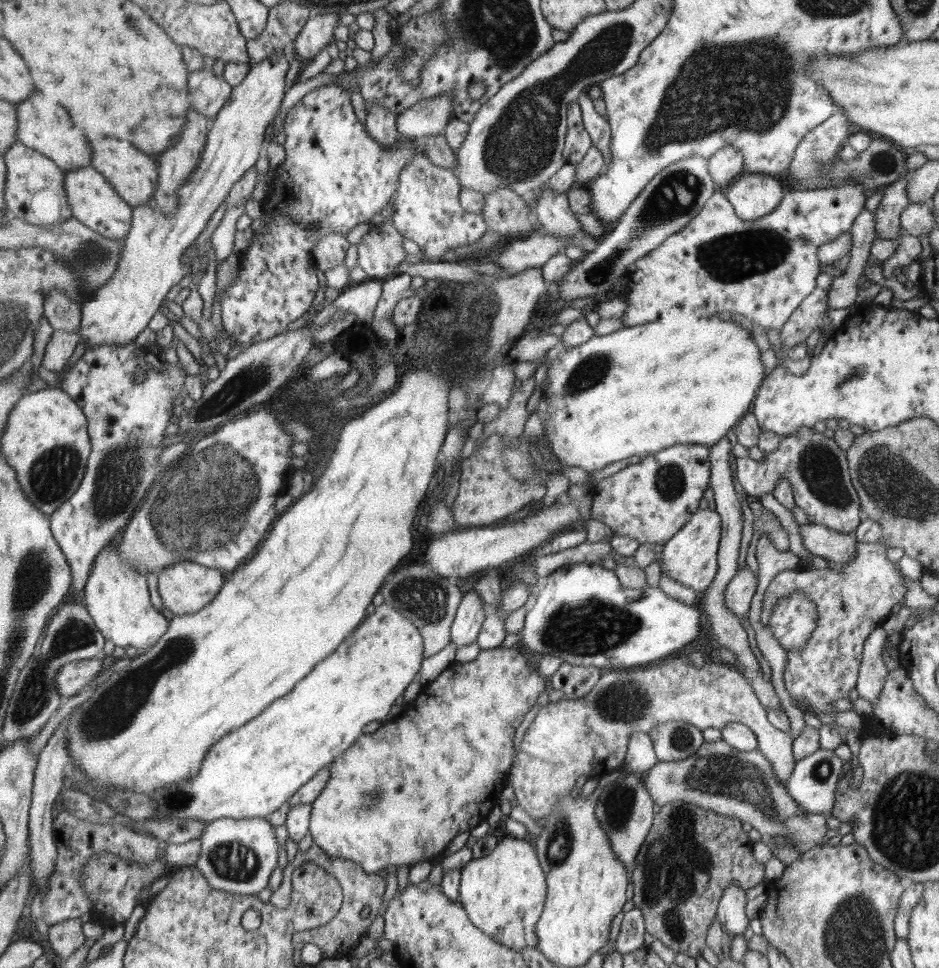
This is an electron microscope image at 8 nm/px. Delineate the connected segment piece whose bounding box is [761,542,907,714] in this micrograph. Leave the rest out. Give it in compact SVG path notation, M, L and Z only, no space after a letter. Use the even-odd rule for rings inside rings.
M857 542L857 555L851 562L842 564L844 571L815 569L809 564L802 564L779 572L766 588L761 623L768 628L777 600L786 594L802 592L816 603L817 627L806 646L798 651L787 651L788 662L783 676L791 696L802 697L815 712L837 712L832 702L848 697L850 690L857 685L863 646L868 635L882 626L894 604L904 602L907 593L904 579L894 562L886 557L887 547L884 542Z

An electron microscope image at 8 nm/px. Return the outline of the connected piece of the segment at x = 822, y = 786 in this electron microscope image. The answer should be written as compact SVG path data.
M822 748L795 762L792 774L787 778L787 793L804 809L804 812L821 814L825 818L832 816L835 805L834 792L838 777L845 768L845 762L833 750Z

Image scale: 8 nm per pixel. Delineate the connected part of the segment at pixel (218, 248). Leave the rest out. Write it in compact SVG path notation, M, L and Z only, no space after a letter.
M238 205L226 211L215 233L212 234L209 244L212 246L210 253L215 264L230 256L232 249L235 248L236 221L245 212L244 207L245 205Z

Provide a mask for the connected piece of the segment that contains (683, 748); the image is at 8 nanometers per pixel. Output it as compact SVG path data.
M680 720L660 723L652 728L649 735L657 759L662 762L687 759L703 744L702 731Z

